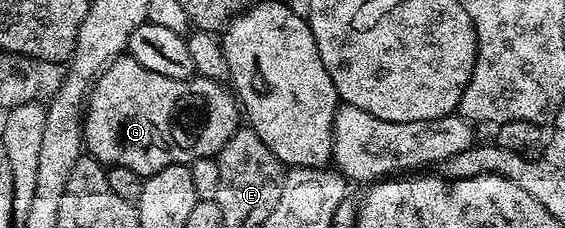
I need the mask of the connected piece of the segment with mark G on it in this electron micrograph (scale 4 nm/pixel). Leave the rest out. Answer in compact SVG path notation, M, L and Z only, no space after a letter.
M123 54L98 77L96 87L86 101L82 135L85 151L102 165L128 166L128 170L136 170L136 174L145 178L164 170L164 166L190 166L193 160L202 160L205 156L217 157L224 142L238 127L240 105L235 93L225 83L197 74L188 80L168 78L156 70L148 70L148 66L140 66L140 62L136 62L129 54Z

